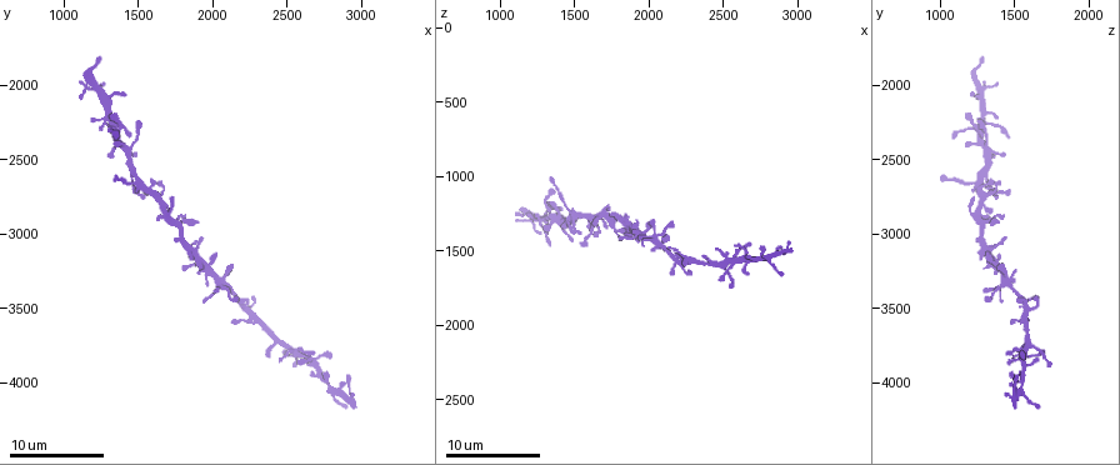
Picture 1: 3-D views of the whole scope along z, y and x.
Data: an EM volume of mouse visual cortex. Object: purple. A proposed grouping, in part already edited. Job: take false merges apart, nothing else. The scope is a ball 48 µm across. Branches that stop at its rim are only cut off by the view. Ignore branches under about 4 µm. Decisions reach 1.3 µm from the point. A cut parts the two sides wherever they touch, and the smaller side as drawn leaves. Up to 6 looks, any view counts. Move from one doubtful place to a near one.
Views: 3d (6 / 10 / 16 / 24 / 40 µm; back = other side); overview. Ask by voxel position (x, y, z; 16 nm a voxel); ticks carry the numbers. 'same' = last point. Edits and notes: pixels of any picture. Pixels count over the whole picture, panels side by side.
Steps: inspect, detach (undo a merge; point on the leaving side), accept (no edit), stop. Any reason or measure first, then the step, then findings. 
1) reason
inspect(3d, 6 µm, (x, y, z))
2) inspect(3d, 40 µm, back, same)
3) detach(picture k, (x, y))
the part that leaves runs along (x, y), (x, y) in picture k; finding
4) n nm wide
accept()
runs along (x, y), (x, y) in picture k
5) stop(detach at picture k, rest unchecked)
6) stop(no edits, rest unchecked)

looks like a crossing
inspect(3d, 10 µm, (1500, 2660, 1260))

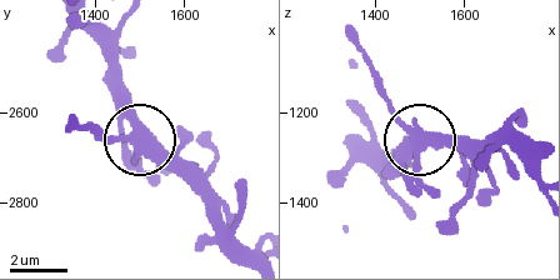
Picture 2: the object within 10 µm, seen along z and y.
370 nm wide
accept()
runs along (530, 153), (423, 143), (375, 83) in picture 2; all the same cell

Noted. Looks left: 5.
looks like a crossing
inspect(3d, 10 µm, (1260, 2240, 1300))

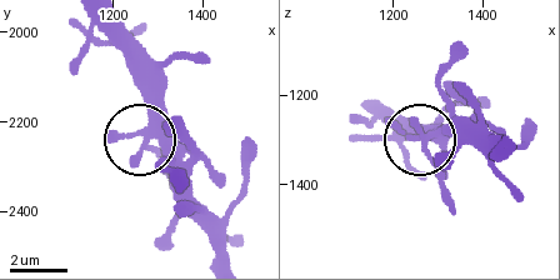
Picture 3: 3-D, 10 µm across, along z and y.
accept()
continuous, no second cell

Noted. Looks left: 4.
small branch off a trunk
inspect(3d, 16 µm, (2060, 3360, 1400))

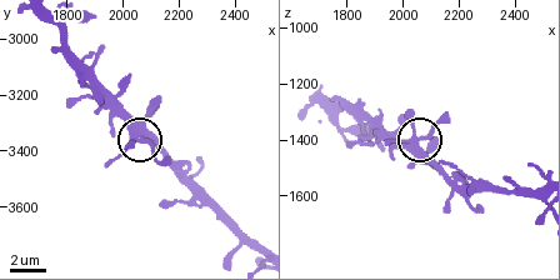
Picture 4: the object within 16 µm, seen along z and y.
accept()
runs along (88, 69), (93, 90), (163, 165) in picture 4; all the same cell

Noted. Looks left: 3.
stop(no edits, rest unchecked)

